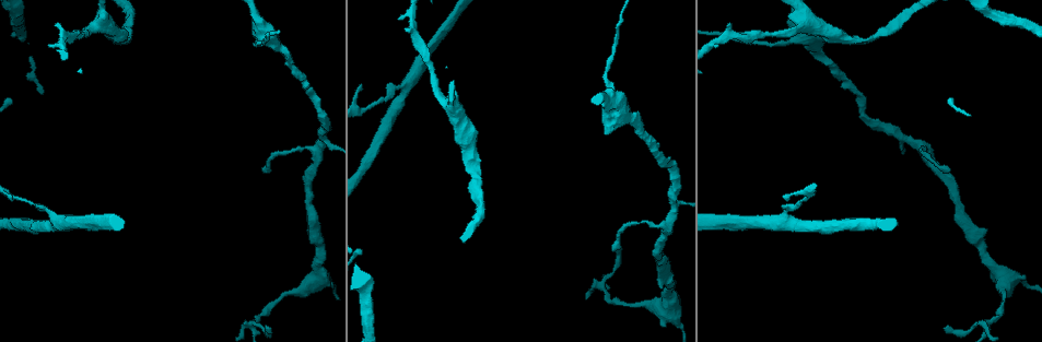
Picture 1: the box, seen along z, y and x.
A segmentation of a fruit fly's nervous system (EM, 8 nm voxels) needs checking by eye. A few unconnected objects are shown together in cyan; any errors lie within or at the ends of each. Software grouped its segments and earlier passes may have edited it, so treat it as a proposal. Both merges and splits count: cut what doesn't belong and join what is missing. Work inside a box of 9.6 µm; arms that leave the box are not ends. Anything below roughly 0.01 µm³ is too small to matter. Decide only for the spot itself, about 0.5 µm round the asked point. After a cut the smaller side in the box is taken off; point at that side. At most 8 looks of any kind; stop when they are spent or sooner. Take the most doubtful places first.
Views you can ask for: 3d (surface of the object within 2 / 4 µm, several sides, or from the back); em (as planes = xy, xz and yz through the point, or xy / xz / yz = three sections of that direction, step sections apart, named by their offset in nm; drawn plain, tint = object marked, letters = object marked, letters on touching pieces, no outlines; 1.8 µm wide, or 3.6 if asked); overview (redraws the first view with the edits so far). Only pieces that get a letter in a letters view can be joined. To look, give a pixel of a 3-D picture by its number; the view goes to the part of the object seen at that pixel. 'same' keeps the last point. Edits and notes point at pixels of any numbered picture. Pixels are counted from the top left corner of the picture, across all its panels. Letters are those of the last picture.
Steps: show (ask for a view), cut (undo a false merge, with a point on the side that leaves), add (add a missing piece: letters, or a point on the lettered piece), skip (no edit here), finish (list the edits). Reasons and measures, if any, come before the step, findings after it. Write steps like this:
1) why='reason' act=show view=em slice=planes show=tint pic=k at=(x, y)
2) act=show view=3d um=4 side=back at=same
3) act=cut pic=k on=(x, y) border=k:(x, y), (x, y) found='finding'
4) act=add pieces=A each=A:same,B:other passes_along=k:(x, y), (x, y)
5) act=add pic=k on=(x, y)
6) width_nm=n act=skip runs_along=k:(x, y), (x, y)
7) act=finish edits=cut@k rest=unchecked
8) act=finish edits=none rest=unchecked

why='an open end' act=show view=em slice=planes show=tint pic=1 at=(605, 134)

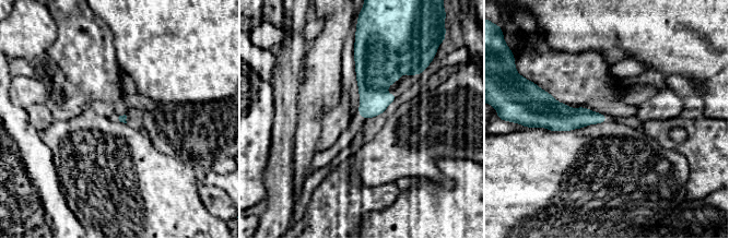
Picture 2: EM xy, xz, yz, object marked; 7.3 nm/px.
why='what lies round it' act=show view=em slice=planes show=letters at=same

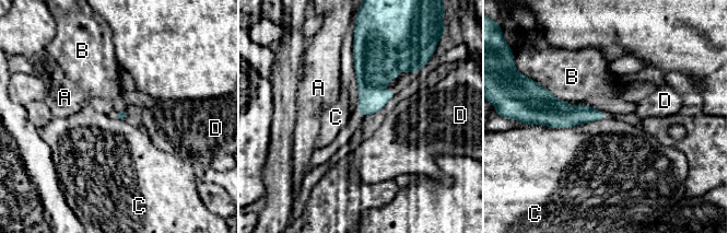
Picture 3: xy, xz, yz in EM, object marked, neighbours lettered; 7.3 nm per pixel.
act=skip each=A:other,B:other,C:other,D:other border=3:(605, 117), (567, 127), (530, 125) found='none of them fits'

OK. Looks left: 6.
why='thin neck' act=show view=em um=3.6 slice=planes show=letters pic=1 at=(601, 287)

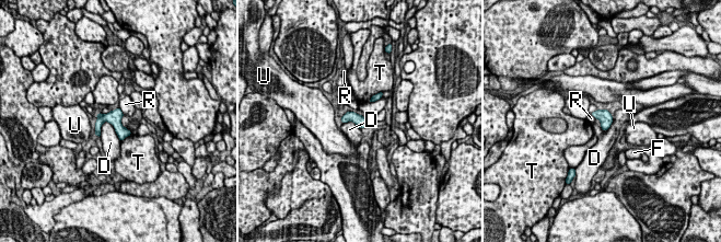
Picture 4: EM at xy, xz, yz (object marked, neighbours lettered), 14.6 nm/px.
width_nm=160 act=skip each=D:other,F:other,R:other,T:other,U:other border=4:(104, 120), (113, 126), (120, 141) found='continuous, no second neuron'

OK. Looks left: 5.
why='arms part here' act=show view=em slice=planes show=tint pic=1 at=(806, 24)

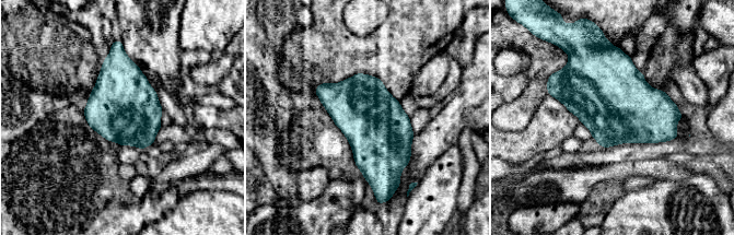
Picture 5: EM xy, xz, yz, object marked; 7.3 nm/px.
why='what lies round it' act=show view=em slice=planes show=letters at=same

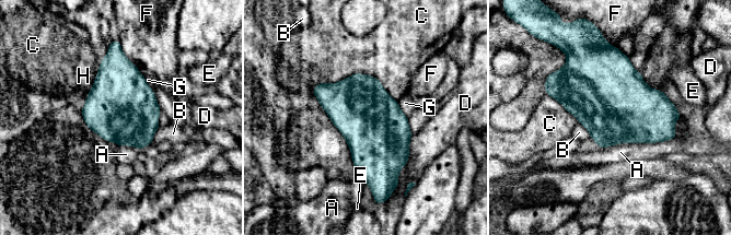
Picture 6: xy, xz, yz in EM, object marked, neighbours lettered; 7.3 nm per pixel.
longest_contact=A:650nm act=skip each=A:other,B:other,C:other,D:other,E:other,F:other,G:other,H:other border=6:(159, 125), (151, 143) found='one neuron here'

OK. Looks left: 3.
act=finish edits=none rest=unchecked

